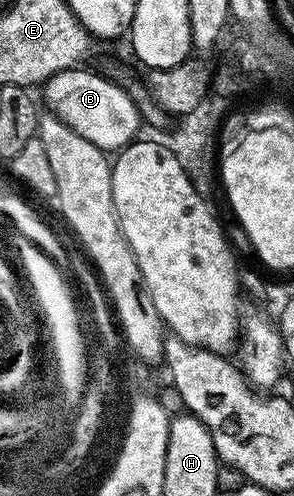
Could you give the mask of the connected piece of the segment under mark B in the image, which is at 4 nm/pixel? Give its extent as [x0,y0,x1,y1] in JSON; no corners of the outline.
[42,69,141,153]

